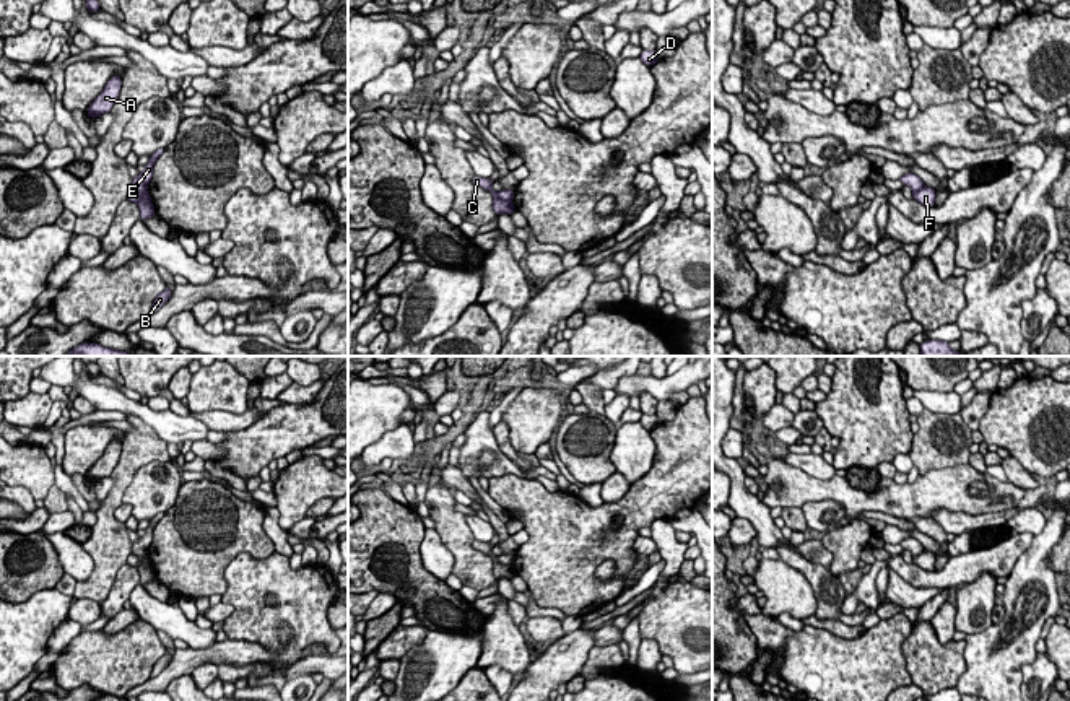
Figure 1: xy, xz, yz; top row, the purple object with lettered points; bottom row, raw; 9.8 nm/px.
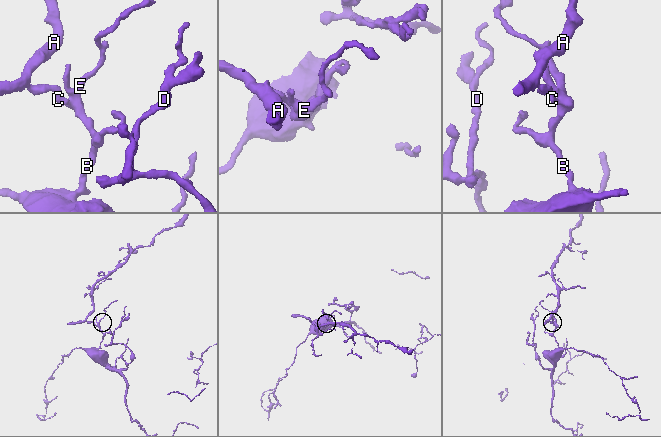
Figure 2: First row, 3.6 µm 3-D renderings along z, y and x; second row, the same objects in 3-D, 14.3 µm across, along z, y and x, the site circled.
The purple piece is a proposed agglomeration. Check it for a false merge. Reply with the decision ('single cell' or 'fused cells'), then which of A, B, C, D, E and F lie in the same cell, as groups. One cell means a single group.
fused cells; groups A C F / B D E

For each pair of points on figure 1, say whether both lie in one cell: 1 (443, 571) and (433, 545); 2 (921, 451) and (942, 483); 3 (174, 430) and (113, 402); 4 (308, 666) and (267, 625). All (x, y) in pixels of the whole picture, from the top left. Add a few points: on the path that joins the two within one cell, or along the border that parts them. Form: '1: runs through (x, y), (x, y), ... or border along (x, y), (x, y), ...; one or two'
1: runs through (439, 565), (433, 552); one
2: border along (968, 462), (929, 469), (919, 475); two
3: runs through (160, 422), (137, 407), (127, 405); one
4: border along (303, 657), (298, 661); two

